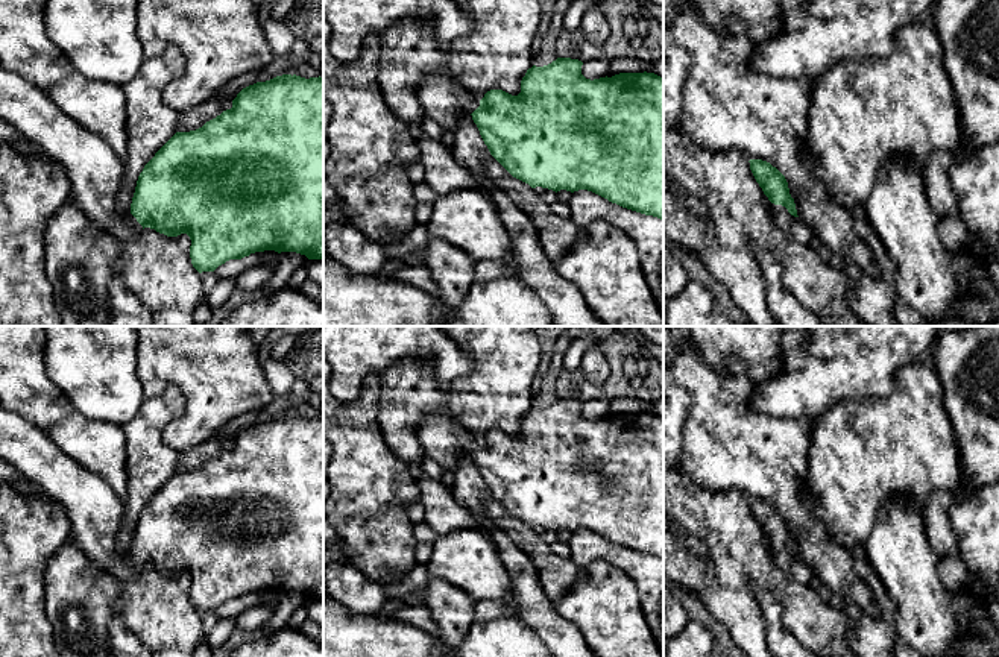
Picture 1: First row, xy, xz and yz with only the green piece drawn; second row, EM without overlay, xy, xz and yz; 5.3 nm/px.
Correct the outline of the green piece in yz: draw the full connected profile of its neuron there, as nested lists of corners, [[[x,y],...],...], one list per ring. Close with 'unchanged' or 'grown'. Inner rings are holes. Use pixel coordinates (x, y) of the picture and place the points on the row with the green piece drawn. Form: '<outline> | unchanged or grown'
[[[750,159],[750,170],[771,202],[773,218],[789,240],[814,243],[812,231],[799,218],[785,176],[762,159]]] | grown

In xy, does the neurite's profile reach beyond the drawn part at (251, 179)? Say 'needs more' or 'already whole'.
needs more

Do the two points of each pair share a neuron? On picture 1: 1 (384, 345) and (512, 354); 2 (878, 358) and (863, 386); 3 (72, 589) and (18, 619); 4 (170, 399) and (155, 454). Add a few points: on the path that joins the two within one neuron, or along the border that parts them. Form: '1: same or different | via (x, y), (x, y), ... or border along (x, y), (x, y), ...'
1: different | border along (454, 342), (472, 358), (474, 367), (450, 383)
2: same | via (872, 364), (863, 374), (863, 380)
3: different | border along (44, 571), (44, 612), (52, 628), (52, 641)
4: same | via (158, 413), (154, 418), (154, 440)

